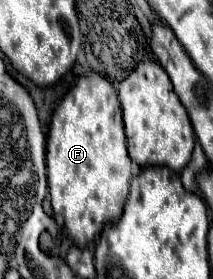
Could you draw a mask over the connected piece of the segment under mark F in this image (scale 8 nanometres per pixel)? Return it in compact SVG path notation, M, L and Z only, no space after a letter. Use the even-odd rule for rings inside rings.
M91 71L77 77L75 85L69 89L69 93L65 93L51 117L47 137L47 181L51 193L51 207L61 219L69 237L79 247L85 247L89 241L93 241L101 233L105 223L115 221L123 213L123 205L127 201L131 181L131 157L127 153L121 115L123 109L119 105L113 85L105 77L99 77L99 73Z

